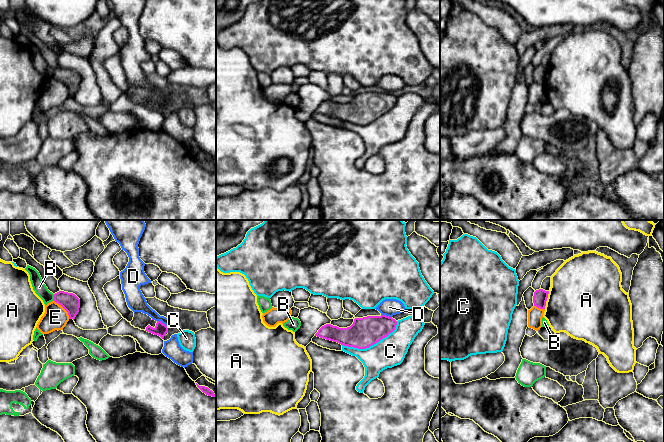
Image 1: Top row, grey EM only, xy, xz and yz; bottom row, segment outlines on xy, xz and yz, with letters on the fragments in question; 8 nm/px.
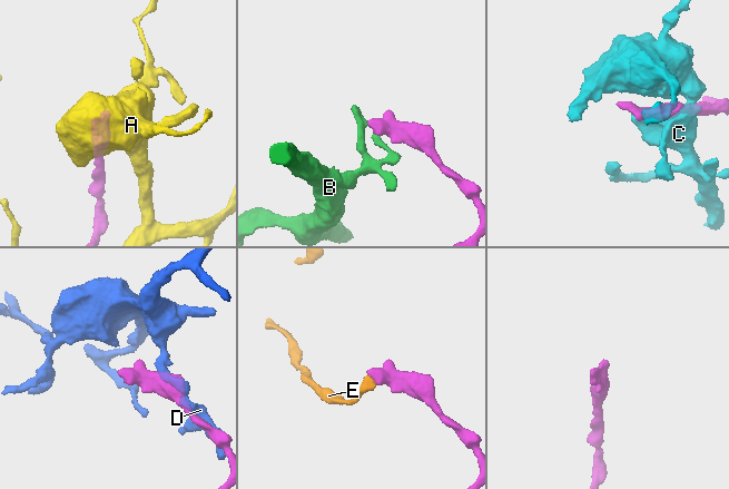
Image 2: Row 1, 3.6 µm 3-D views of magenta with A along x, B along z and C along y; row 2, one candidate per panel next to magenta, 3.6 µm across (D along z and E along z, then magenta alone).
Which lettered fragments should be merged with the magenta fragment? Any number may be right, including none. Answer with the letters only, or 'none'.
none

